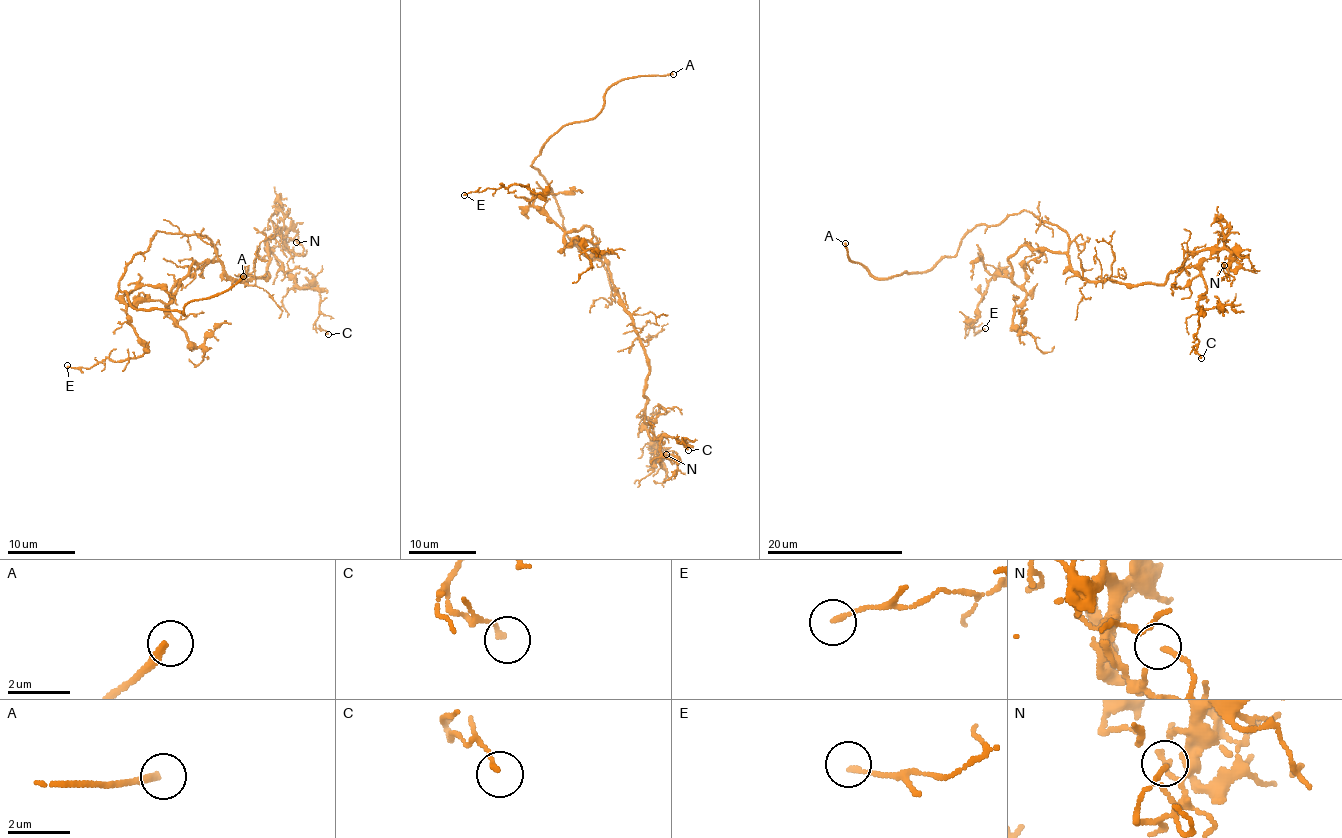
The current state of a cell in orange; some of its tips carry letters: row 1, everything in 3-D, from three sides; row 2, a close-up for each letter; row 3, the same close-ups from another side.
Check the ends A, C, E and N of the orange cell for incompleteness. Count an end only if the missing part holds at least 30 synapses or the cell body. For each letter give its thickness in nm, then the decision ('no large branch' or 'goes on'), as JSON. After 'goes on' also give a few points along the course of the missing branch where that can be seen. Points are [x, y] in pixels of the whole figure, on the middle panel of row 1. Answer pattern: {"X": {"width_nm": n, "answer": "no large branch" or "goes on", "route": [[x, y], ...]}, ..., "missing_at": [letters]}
{"A": {"width_nm": 240, "answer": "goes on", "route": [[673, 74], [724, 61]]}, "C": {"width_nm": 140, "answer": "no large branch"}, "E": {"width_nm": 150, "answer": "no large branch"}, "N": {"width_nm": 130, "answer": "no large branch"}, "missing_at": ["A"]}

